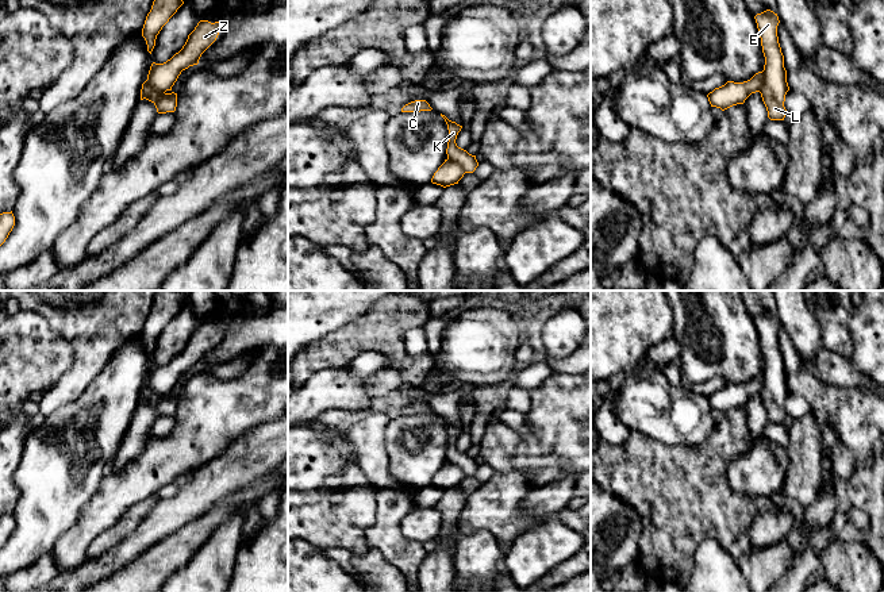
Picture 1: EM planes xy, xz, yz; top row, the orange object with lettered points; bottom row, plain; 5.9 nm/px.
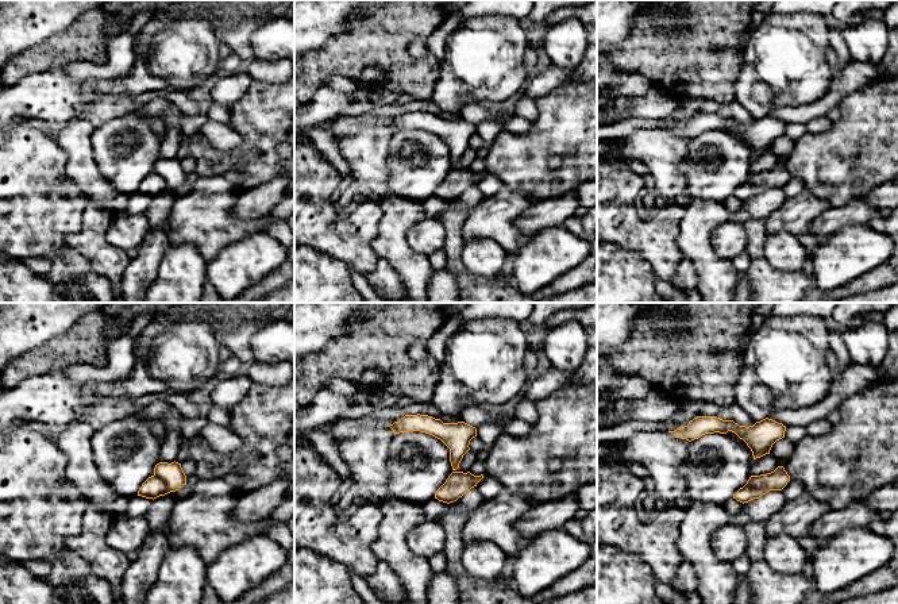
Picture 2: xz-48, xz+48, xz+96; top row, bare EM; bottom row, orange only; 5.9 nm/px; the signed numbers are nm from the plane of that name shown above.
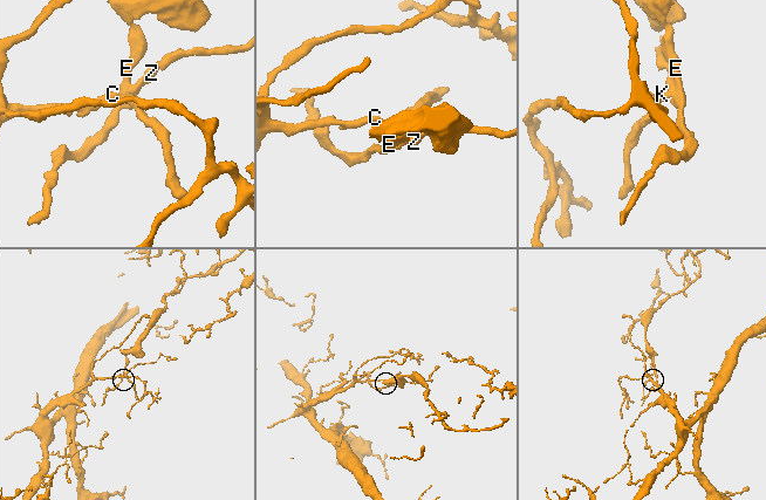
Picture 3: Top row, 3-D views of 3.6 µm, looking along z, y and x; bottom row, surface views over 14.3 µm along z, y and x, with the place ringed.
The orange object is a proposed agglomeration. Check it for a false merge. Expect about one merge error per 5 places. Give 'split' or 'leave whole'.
split

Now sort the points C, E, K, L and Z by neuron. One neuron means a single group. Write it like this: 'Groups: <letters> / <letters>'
Groups: C K Z / E L

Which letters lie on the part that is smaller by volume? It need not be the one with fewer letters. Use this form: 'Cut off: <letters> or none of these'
Cut off: E, L

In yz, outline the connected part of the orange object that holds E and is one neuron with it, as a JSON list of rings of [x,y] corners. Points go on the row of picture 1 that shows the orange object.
[[[766,9],[754,16],[760,31],[762,53],[765,57],[764,84],[760,91],[762,101],[770,120],[784,120],[787,109],[784,107],[785,95],[789,91],[784,55],[777,36],[780,23],[777,14]]]

